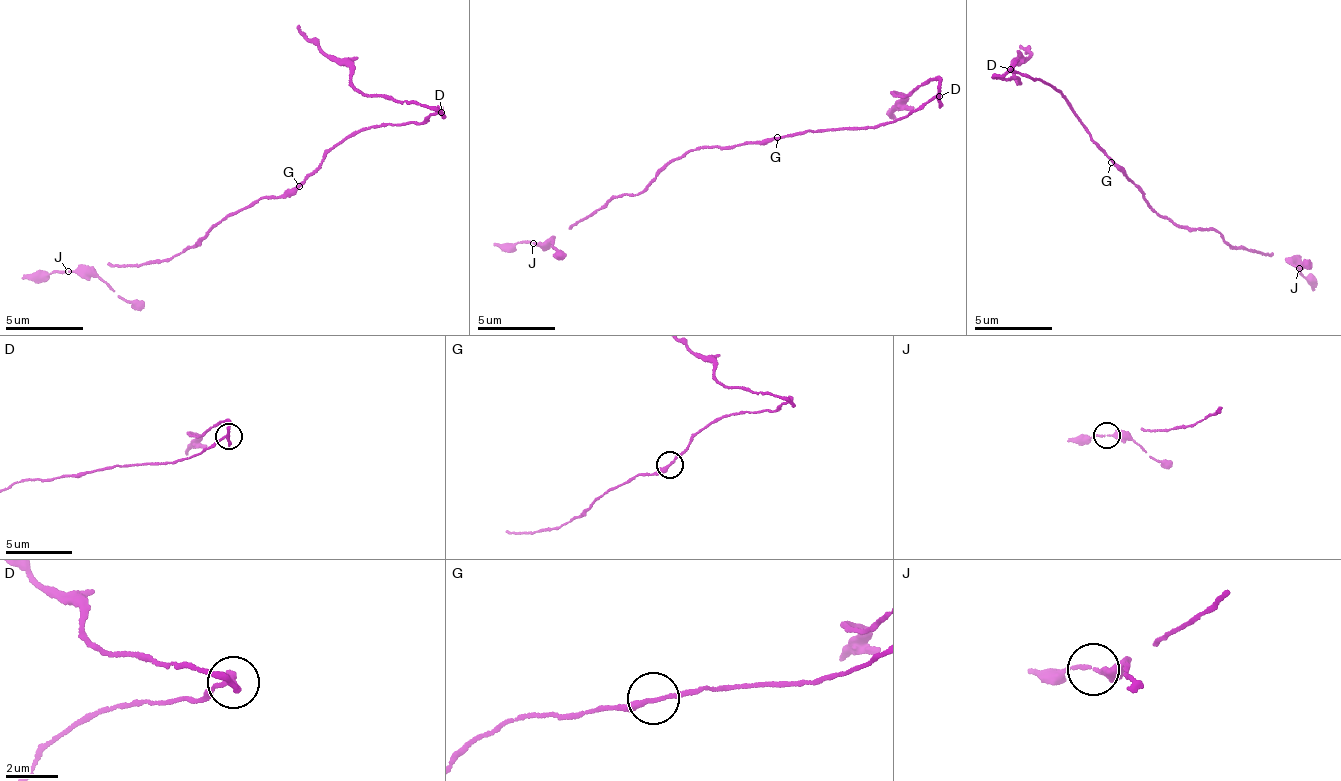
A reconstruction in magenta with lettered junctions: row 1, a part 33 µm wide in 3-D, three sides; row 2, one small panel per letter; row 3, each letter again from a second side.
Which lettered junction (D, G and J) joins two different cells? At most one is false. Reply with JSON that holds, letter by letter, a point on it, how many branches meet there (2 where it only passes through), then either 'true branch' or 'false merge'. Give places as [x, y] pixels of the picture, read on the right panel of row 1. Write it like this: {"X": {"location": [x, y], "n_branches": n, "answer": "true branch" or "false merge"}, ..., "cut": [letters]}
{"D": {"location": [1010, 69], "n_branches": 2, "answer": "false merge"}, "G": {"location": [1111, 162], "n_branches": 2, "answer": "true branch"}, "J": {"location": [1299, 268], "n_branches": 2, "answer": "true branch"}, "cut": ["D"]}

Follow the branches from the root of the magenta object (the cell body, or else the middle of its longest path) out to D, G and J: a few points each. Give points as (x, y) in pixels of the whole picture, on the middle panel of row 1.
D: (798, 135), (847, 126), (852, 130), (888, 122), (908, 116), (923, 107), (929, 98), (939, 95)
G: (798, 135), (777, 137)
J: (798, 135), (684, 154), (659, 170), (645, 190), (607, 200), (568, 230), (531, 244)

